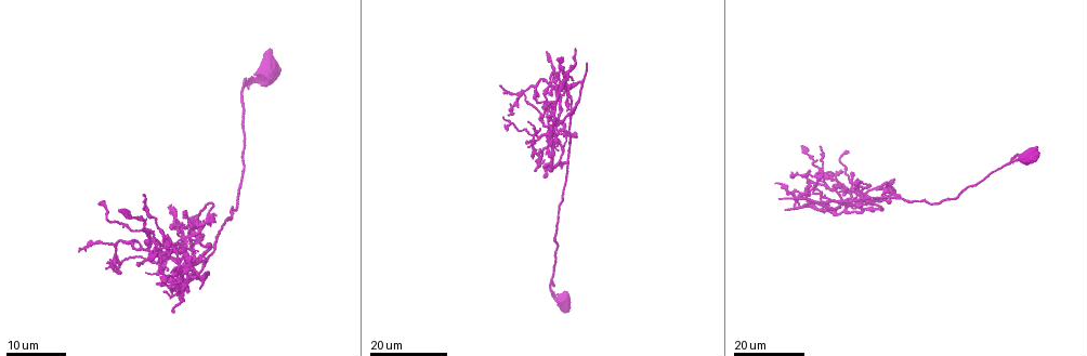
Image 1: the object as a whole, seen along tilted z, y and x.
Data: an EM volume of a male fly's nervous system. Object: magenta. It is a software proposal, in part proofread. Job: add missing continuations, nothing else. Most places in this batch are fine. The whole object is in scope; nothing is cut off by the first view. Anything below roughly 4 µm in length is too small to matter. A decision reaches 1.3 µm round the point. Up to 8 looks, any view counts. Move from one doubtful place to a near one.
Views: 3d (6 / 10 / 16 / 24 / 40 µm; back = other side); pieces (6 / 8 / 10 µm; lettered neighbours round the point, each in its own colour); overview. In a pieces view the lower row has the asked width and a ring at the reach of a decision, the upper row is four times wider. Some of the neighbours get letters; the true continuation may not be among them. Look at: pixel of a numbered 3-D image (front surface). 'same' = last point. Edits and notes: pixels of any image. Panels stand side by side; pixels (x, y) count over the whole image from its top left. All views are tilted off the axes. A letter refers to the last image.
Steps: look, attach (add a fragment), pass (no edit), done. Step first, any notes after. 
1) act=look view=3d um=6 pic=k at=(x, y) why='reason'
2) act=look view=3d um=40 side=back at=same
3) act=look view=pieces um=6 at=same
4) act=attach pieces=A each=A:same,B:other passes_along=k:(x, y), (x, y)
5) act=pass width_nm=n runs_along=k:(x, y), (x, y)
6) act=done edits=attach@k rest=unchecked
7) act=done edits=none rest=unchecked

act=look view=3d um=24 pic=1 at=(778, 197) why='branch stops here'

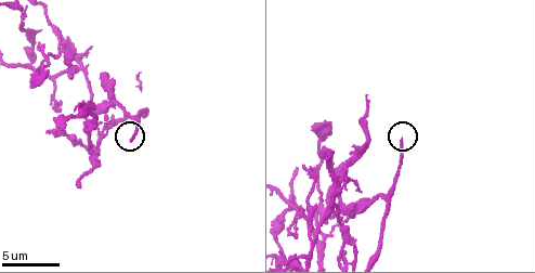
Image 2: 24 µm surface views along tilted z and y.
act=look view=pieces um=10 pic=2 at=(131, 143)

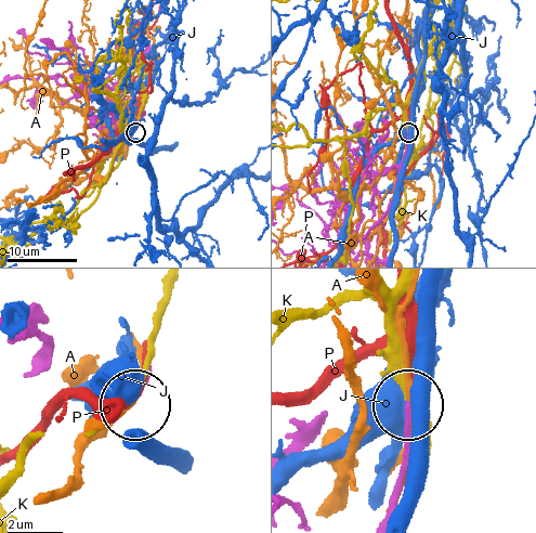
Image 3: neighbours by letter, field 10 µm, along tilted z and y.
act=pass each=A:other,J:other,K:other,P:other runs_along=3:(381, 521), (402, 469), (406, 406) found='none of them fits'

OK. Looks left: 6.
act=look view=pieces um=8 pic=2 at=(332, 153) why='an open end'

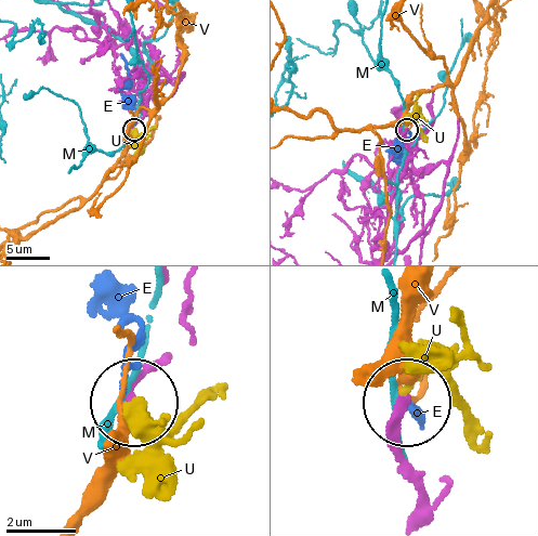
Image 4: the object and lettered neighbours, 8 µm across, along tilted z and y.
act=attach pieces=U each=E:other,M:other,U:same,V:other passes_along=4:(409, 147), (404, 131), (416, 115), (418, 93) found='it goes on there'

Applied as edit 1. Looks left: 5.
act=look view=pieces um=6 pic=2 at=(46, 132) why='an open end'

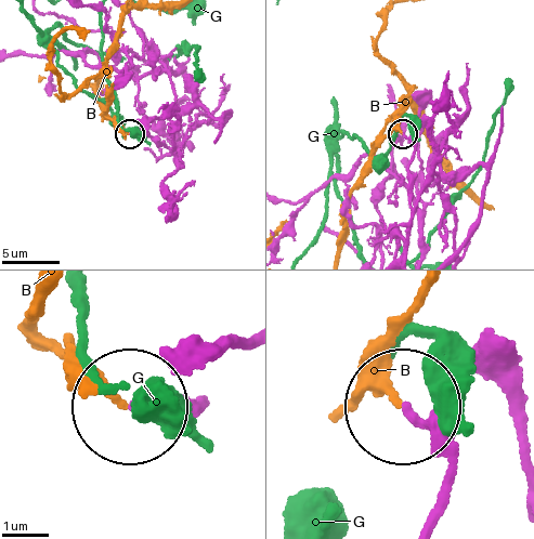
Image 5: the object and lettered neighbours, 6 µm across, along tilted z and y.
act=pass each=B:other,G:other runs_along=5:(429, 524), (446, 464), (409, 416) found='no lettered fragment goes on from it'

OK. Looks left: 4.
act=look view=3d um=24 pic=1 at=(78, 251) why='an open end'

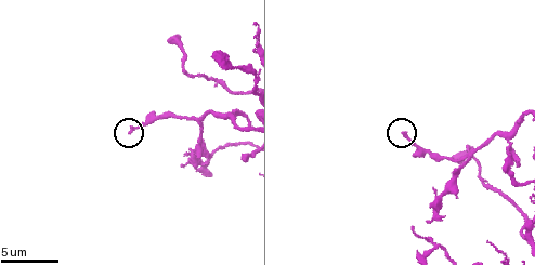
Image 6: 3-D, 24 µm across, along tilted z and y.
act=look view=3d um=10 pic=6 at=(405, 132)

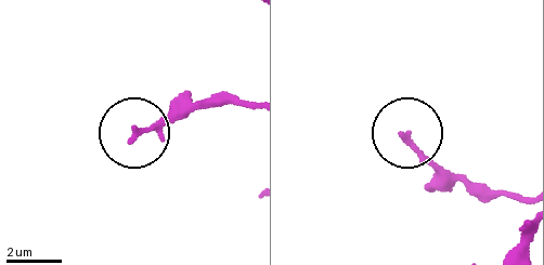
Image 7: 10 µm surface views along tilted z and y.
act=look view=pieces um=6 pic=7 at=(406, 135)

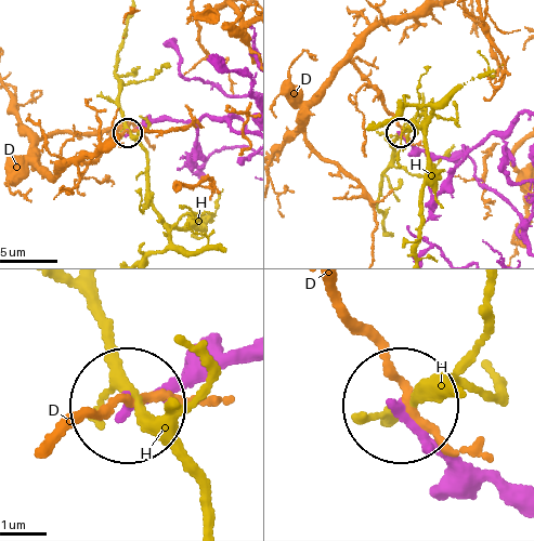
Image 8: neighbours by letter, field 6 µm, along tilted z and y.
act=pass each=D:other,H:other runs_along=8:(509, 502), (404, 409) found='none of them fits'

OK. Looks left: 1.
act=done edits=attach@4 rest=unchecked

